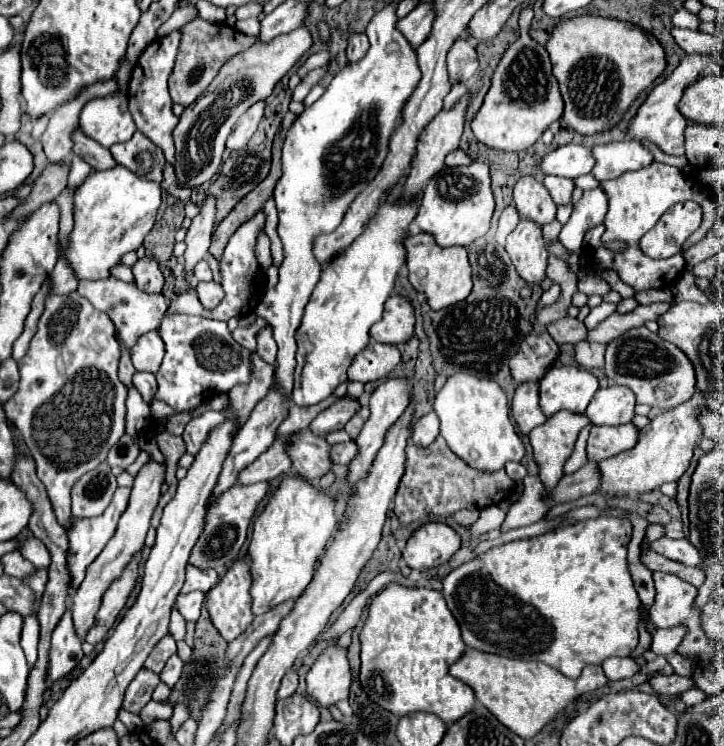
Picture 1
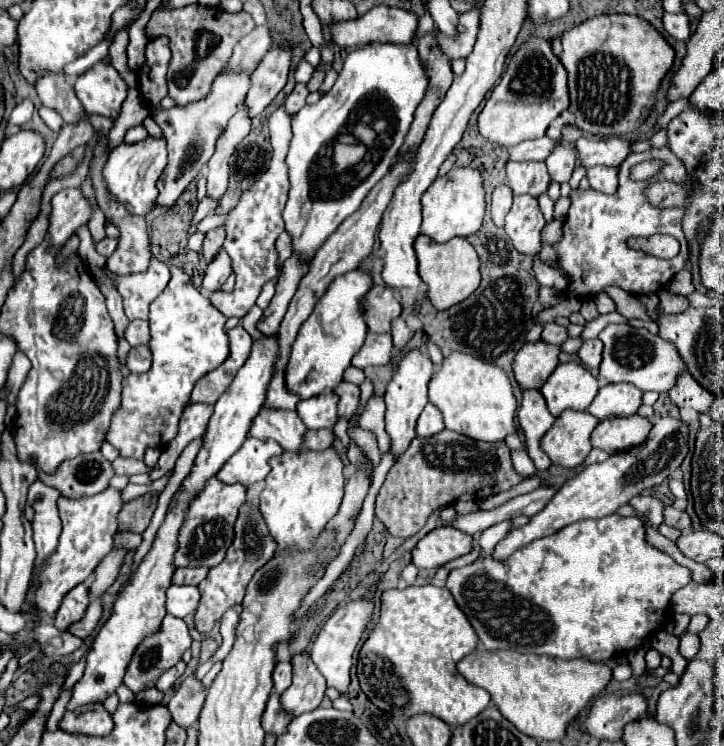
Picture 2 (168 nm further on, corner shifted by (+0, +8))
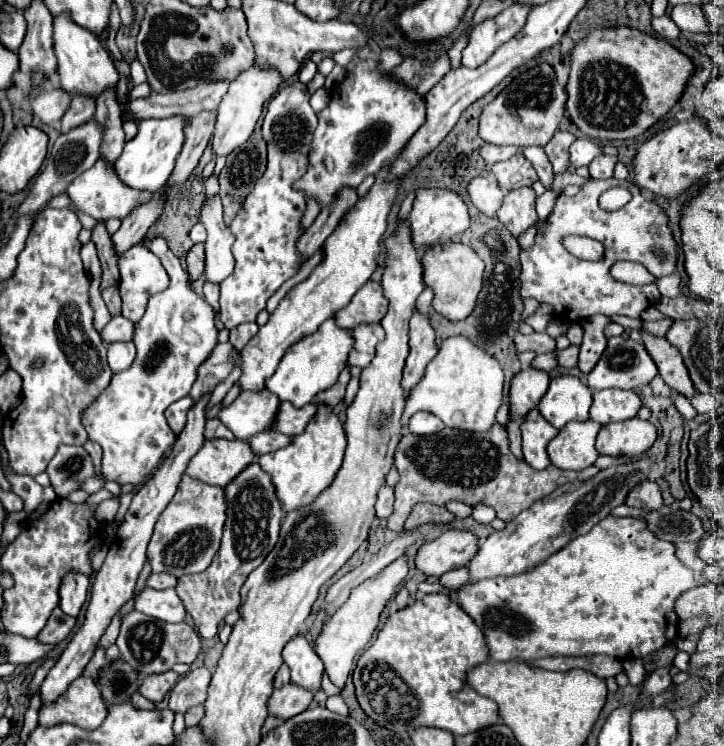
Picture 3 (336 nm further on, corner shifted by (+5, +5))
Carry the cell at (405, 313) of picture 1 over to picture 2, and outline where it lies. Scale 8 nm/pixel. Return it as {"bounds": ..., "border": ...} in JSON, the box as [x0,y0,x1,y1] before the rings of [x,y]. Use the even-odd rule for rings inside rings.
{"bounds":[366,286,402,332],"border":[[[374,286],[366,296],[366,324],[370,332],[392,330],[392,322],[402,314],[402,302],[388,286]]]}

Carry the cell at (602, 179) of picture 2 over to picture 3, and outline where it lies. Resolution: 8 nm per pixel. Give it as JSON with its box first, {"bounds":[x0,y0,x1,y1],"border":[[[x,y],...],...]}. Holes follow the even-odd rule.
{"bounds":[589,155,617,179],"border":[[[599,155],[599,157],[595,157],[589,165],[591,179],[609,179],[609,177],[613,177],[615,163],[617,163],[617,155]]]}

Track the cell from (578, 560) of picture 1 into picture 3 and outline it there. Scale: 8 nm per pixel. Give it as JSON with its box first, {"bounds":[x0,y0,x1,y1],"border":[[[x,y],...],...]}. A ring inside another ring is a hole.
{"bounds":[455,515,699,661],"border":[[[609,515],[587,535],[581,535],[581,539],[575,539],[569,547],[557,551],[549,563],[541,563],[537,571],[527,571],[513,579],[483,579],[481,583],[469,583],[455,595],[459,605],[485,633],[491,659],[495,661],[597,653],[615,659],[647,659],[653,651],[659,651],[677,637],[675,601],[681,593],[699,585],[699,575],[677,559],[673,543],[657,539],[641,519]]]}

